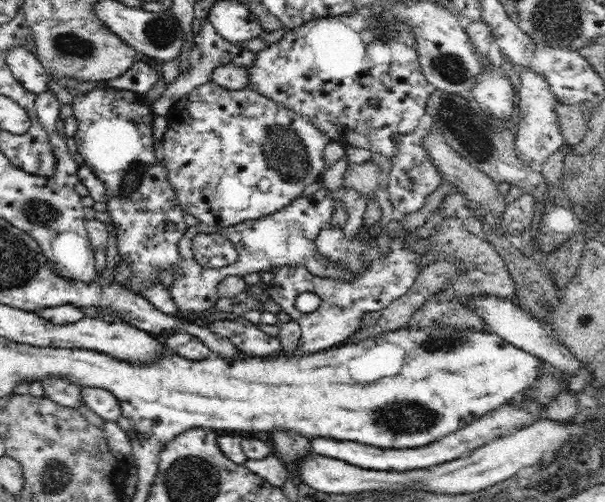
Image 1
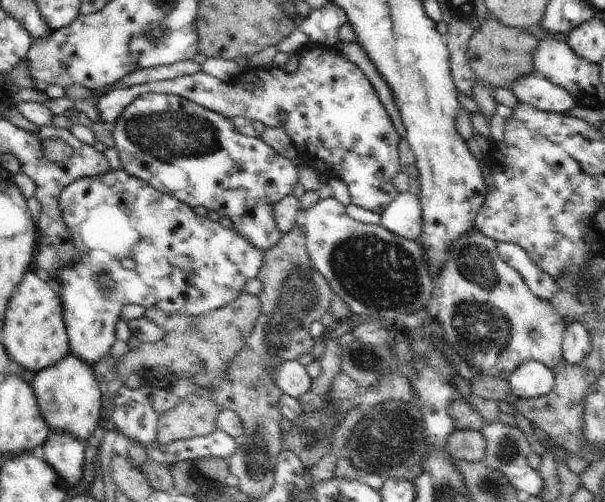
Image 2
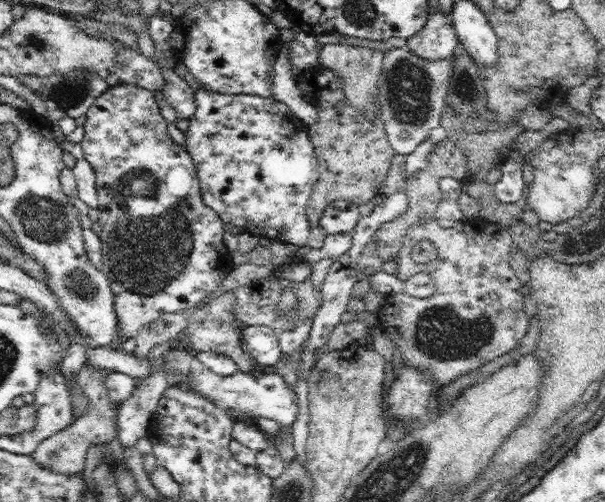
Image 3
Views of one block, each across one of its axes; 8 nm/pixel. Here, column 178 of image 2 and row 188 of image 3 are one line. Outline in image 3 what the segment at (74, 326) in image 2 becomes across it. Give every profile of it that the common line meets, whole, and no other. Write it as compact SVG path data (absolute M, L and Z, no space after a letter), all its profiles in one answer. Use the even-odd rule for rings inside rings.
M201 87L195 91L194 100L196 104L195 114L189 120L188 131L181 137L186 137L184 148L194 161L195 170L197 171L196 191L202 193L204 204L218 213L218 217L222 219L224 225L231 223L238 227L240 231L248 232L259 238L266 237L271 242L288 243L297 247L305 246L311 230L310 223L306 218L306 204L310 200L314 185L319 180L318 159L305 123L296 114L293 114L286 104L276 100L273 96L264 98L253 94L222 94L204 90Z

